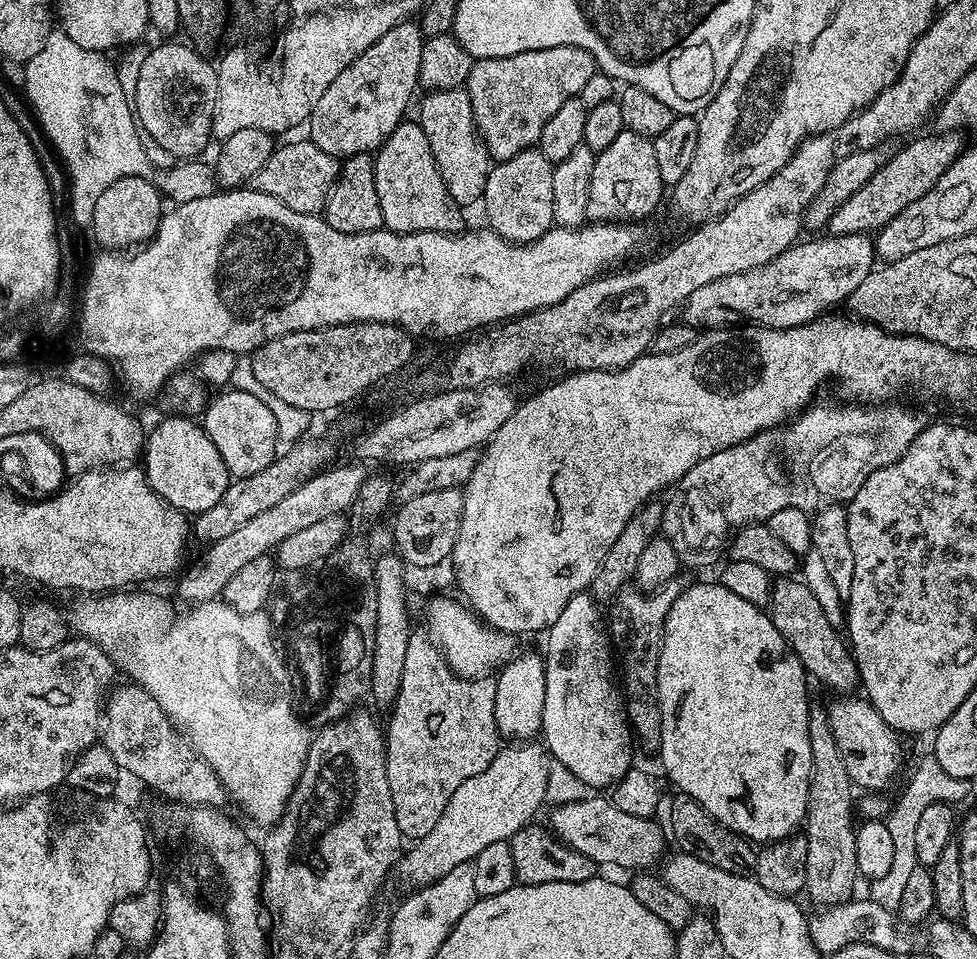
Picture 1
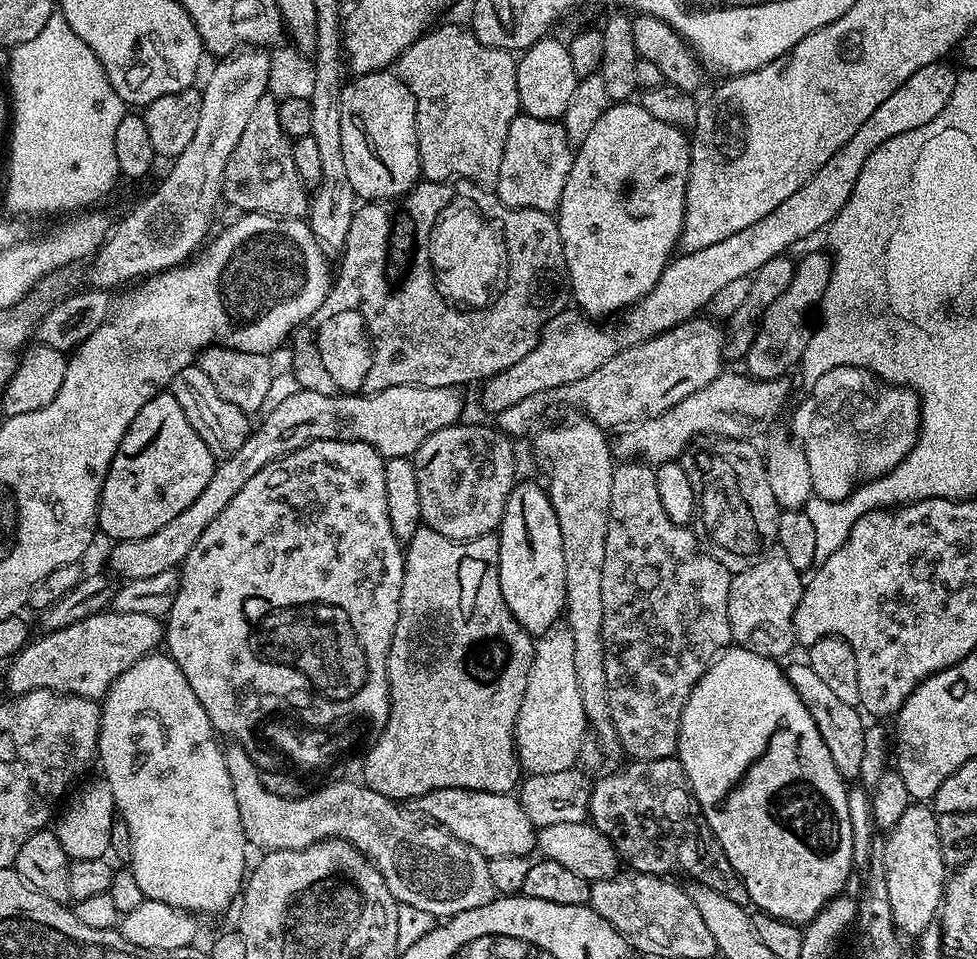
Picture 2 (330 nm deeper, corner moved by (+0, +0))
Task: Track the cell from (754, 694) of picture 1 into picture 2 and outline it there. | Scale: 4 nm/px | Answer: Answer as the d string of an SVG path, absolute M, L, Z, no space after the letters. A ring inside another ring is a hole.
M725 648L704 671L682 710L676 756L702 814L708 818L708 825L714 830L726 858L730 858L730 866L734 866L740 881L746 886L749 901L753 905L756 903L765 916L773 916L787 924L807 926L831 900L847 889L844 887L852 876L852 859L856 856L856 836L852 833L852 808L848 805L849 785L838 766L834 766L834 758L830 758L830 750L826 750L826 742L822 742L822 734L818 734L818 726L814 718L810 718L810 710L806 710L802 698L798 698L798 690L794 690L788 681L787 671L776 664L779 663L773 657L763 656L749 648Z

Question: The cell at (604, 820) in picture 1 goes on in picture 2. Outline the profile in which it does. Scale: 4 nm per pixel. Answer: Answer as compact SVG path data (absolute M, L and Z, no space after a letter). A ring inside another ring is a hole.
M443 788L414 801L419 815L440 824L466 846L474 846L489 860L511 856L531 857L538 848L538 832L515 795L465 788ZM533 852L533 853L532 853Z

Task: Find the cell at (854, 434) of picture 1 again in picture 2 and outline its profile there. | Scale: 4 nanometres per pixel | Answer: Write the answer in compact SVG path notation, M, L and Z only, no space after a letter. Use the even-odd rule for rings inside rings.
M847 364L846 366L838 366L834 370L826 370L826 374L822 374L822 378L818 378L818 382L811 384L807 391L808 397L792 412L793 434L791 433L791 435L794 437L795 443L803 447L808 459L808 466L812 475L812 491L815 495L822 497L823 500L844 500L850 493L856 491L865 477L885 476L894 466L902 463L906 454L910 454L910 450L916 445L916 438L920 435L920 397L907 386L890 384L887 380L875 376L867 368L855 368Z

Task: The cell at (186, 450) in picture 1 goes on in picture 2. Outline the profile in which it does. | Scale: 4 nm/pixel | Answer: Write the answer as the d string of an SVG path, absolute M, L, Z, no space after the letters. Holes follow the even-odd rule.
M165 390L159 396L150 398L142 410L138 410L138 418L130 422L114 458L110 462L110 470L104 479L100 491L100 508L96 512L96 523L99 531L109 536L109 541L133 540L146 538L146 534L154 534L154 530L162 530L170 518L182 514L198 494L202 494L206 482L210 482L210 474L214 474L218 461L210 454L206 442L198 438L194 426L182 414L182 406L173 398L171 391Z

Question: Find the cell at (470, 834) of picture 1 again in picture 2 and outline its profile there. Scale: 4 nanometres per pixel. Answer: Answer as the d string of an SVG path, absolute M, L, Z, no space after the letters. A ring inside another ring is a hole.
M557 626L539 637L532 649L530 678L526 678L526 694L516 719L516 757L520 759L521 769L537 776L558 774L558 770L577 767L582 742L589 728L588 716L582 706L582 694L578 690L578 673L574 670L574 638L567 627Z

